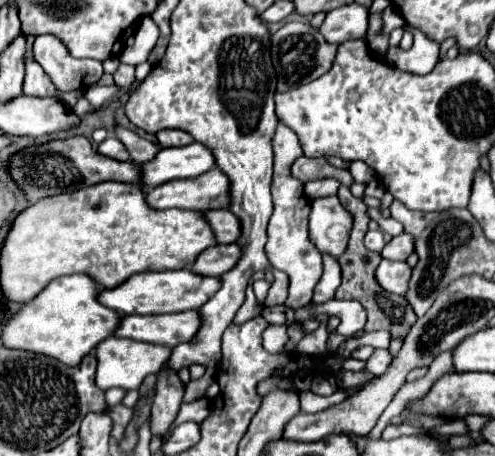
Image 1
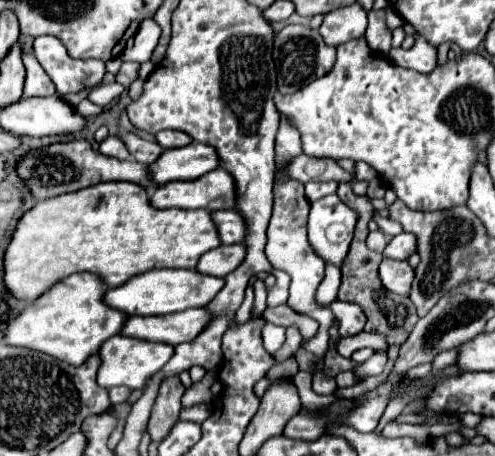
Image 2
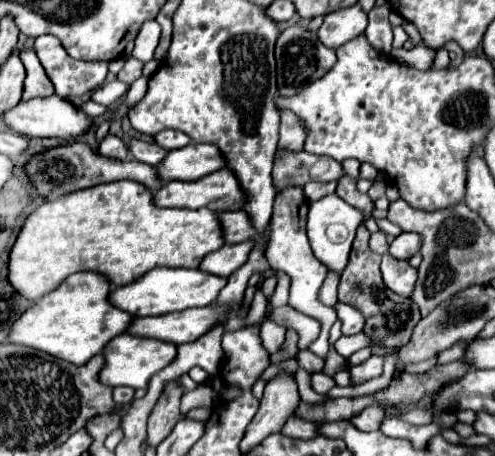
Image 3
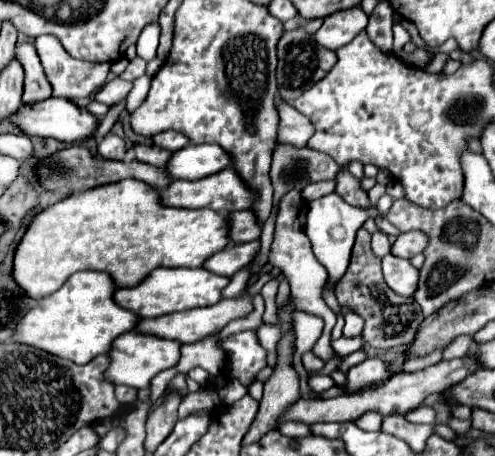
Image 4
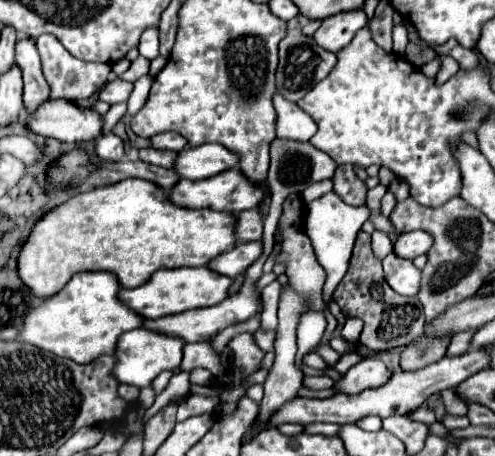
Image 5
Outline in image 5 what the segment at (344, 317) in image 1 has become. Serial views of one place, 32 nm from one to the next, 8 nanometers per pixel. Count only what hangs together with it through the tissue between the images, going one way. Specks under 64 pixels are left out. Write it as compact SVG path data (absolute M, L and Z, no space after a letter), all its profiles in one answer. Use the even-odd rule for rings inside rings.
M346 318L346 324L344 324L344 328L342 328L342 338L344 338L346 342L356 344L360 332L362 332L362 322L360 322L360 320L354 320L354 318Z

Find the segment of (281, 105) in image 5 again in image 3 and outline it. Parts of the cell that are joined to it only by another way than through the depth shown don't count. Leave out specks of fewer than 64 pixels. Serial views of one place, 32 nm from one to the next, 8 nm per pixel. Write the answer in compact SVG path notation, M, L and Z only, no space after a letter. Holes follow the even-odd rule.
M280 112L280 142L278 148L282 150L302 150L304 148L304 136L308 136L308 130L304 128L304 122L294 112Z

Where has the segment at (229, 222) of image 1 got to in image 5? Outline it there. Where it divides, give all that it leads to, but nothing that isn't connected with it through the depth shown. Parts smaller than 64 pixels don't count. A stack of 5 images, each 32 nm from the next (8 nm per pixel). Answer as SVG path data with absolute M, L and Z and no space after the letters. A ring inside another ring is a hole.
M244 210L238 214L236 236L240 242L262 240L262 232L264 232L264 216L260 210Z

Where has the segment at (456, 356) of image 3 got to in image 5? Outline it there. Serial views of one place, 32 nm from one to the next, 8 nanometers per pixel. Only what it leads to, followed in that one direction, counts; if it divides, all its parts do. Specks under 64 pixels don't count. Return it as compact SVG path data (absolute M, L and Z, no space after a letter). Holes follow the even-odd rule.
M472 330L456 334L456 336L452 338L452 342L450 342L450 348L448 348L446 356L462 356L464 352L468 352L468 350L470 350L470 340L472 340L473 334L474 331Z

